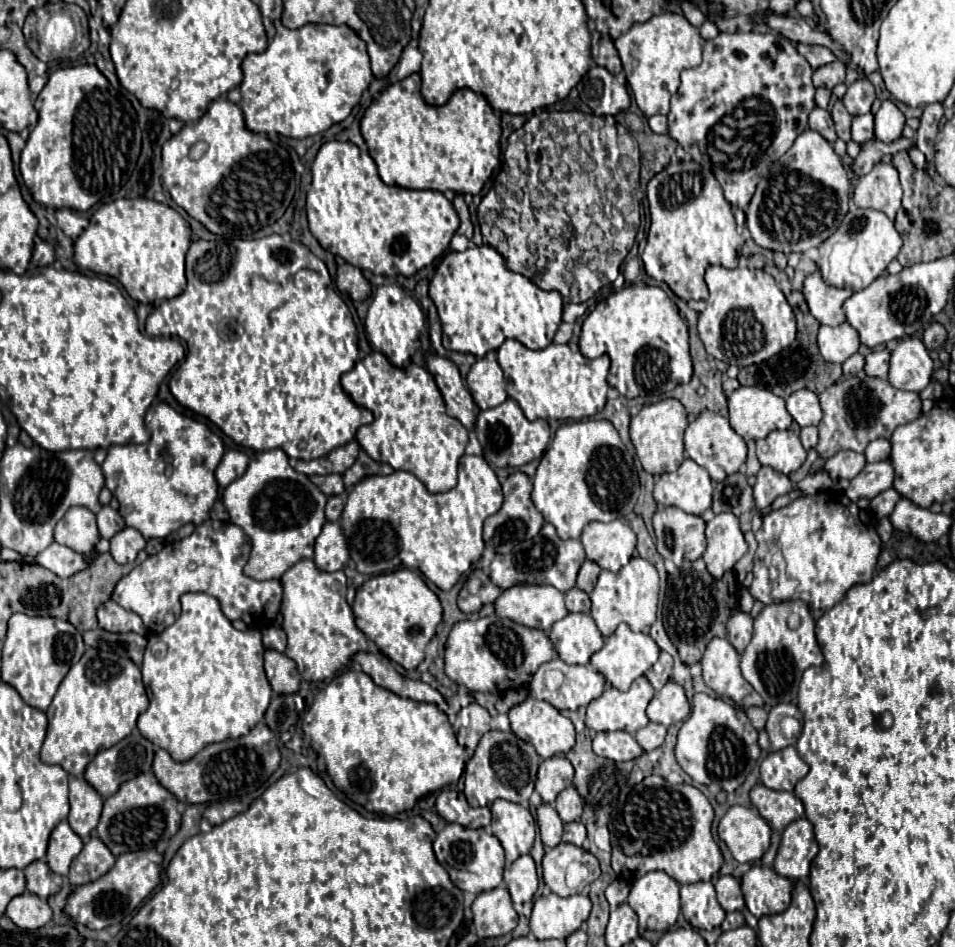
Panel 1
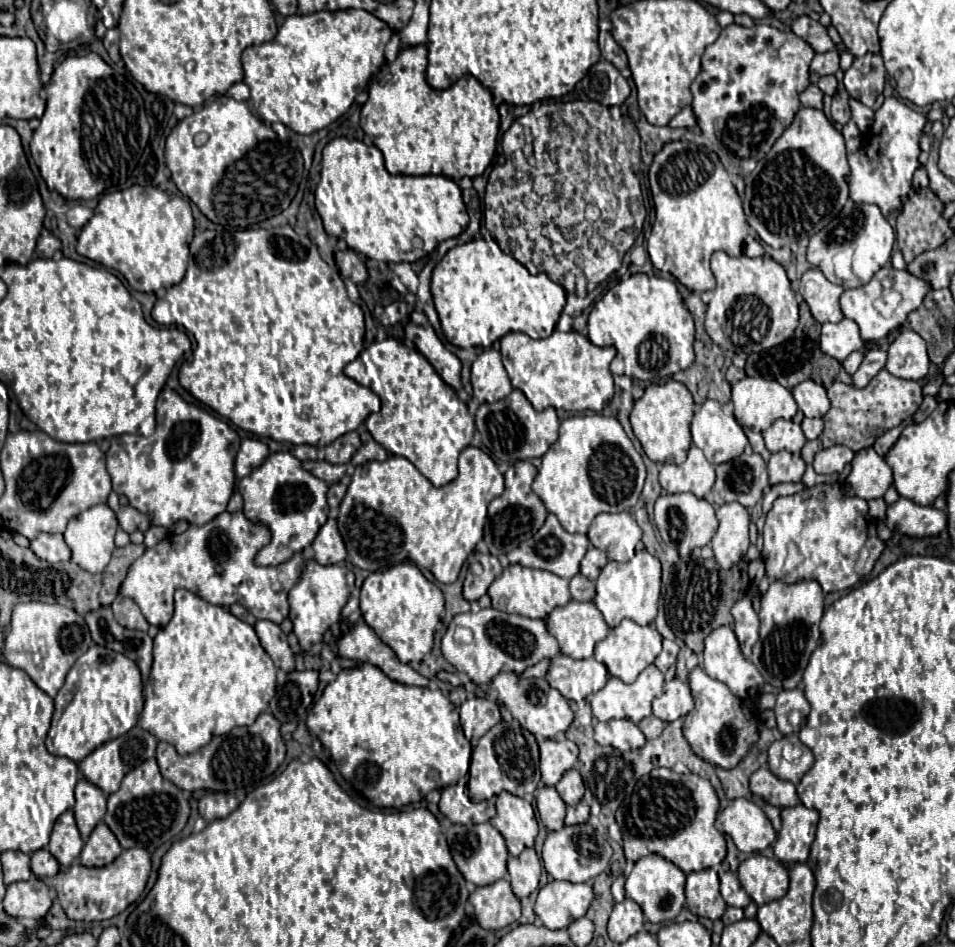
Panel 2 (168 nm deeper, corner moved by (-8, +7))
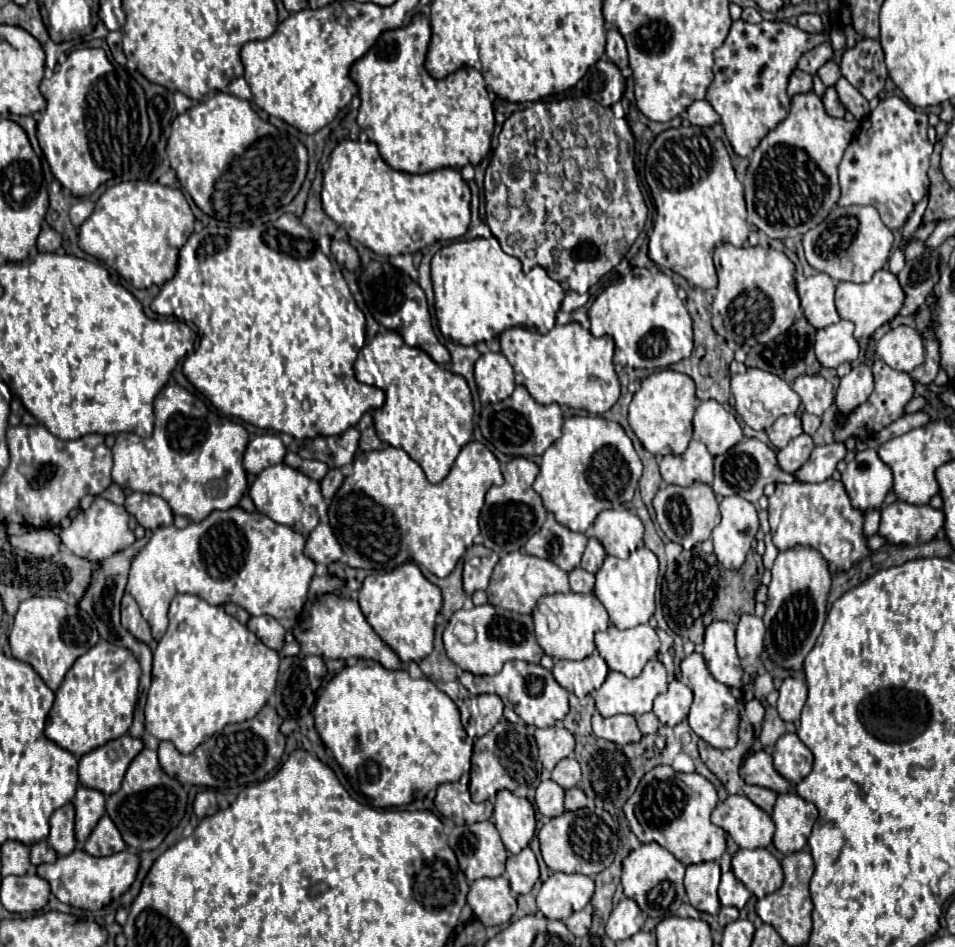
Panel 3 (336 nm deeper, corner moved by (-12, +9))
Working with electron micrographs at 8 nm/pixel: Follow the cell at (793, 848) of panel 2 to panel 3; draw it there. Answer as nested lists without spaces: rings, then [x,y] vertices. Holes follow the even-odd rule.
[[[789,792],[777,796],[771,816],[777,826],[773,836],[775,848],[783,854],[801,852],[807,846],[809,834],[817,820],[817,808],[801,796]]]

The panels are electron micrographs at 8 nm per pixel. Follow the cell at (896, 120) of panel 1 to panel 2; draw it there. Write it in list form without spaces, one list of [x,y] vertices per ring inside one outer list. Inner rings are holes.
[[[893,96],[885,98],[883,106],[875,112],[875,120],[869,132],[863,136],[861,150],[847,156],[849,174],[845,180],[849,184],[849,198],[855,204],[877,204],[883,216],[889,216],[901,208],[903,200],[911,190],[913,172],[921,166],[919,138],[923,134],[925,122],[925,114],[915,112]]]

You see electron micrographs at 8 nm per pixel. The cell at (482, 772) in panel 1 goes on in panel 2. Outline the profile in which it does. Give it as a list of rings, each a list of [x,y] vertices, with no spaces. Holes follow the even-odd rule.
[[[495,724],[473,748],[469,766],[469,796],[473,802],[489,800],[501,790],[507,790],[519,798],[533,794],[539,784],[539,748],[531,732],[513,728],[513,724]]]

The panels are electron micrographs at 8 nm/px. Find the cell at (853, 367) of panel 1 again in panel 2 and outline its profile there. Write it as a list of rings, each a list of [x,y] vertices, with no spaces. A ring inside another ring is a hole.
[[[853,352],[851,356],[847,356],[847,358],[843,360],[841,366],[845,368],[847,374],[855,374],[857,368],[859,368],[859,364],[861,364],[861,358],[863,358],[863,352]]]

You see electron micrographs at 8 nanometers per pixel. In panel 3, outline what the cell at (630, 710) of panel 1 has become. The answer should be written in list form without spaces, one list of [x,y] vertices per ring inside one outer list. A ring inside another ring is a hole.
[[[653,658],[647,662],[643,672],[637,678],[627,678],[621,672],[609,672],[607,680],[603,682],[601,688],[593,692],[597,710],[601,716],[615,716],[615,714],[631,714],[631,716],[641,716],[653,708],[653,700],[657,694],[663,694],[667,690],[667,670],[665,666]]]

